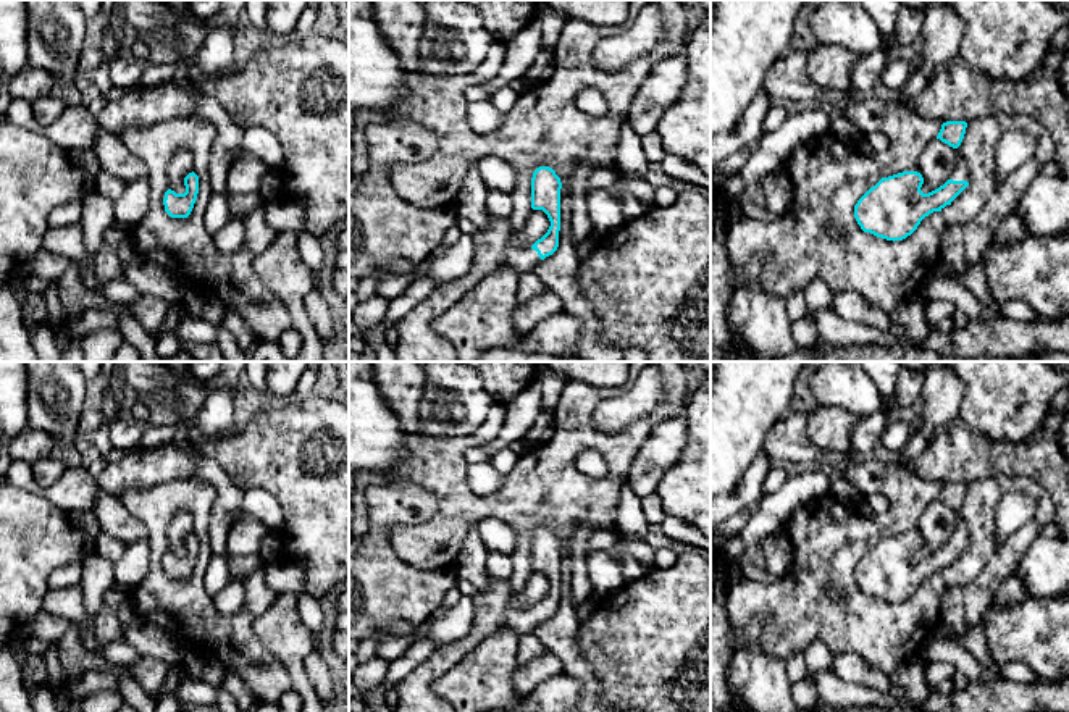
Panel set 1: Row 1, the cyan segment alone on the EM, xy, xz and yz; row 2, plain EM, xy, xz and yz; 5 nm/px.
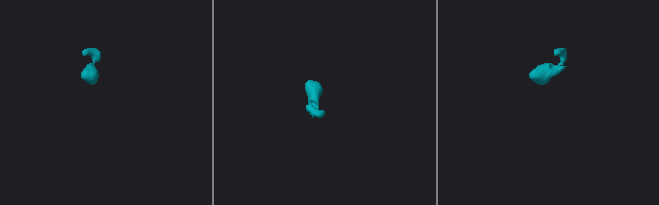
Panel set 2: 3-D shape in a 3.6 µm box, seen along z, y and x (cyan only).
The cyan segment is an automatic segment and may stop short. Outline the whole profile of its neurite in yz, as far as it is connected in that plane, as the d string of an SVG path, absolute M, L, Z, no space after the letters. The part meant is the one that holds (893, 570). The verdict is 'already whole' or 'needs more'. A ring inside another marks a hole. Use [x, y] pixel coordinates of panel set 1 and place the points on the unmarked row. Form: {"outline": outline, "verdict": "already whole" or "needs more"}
{"outline": "M959 526L938 551L924 555L924 539L903 533L882 539L854 567L854 580L864 594L887 602L903 602L933 573L941 573L969 547L970 533Z", "verdict": "needs more"}

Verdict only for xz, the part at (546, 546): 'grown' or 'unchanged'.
grown

